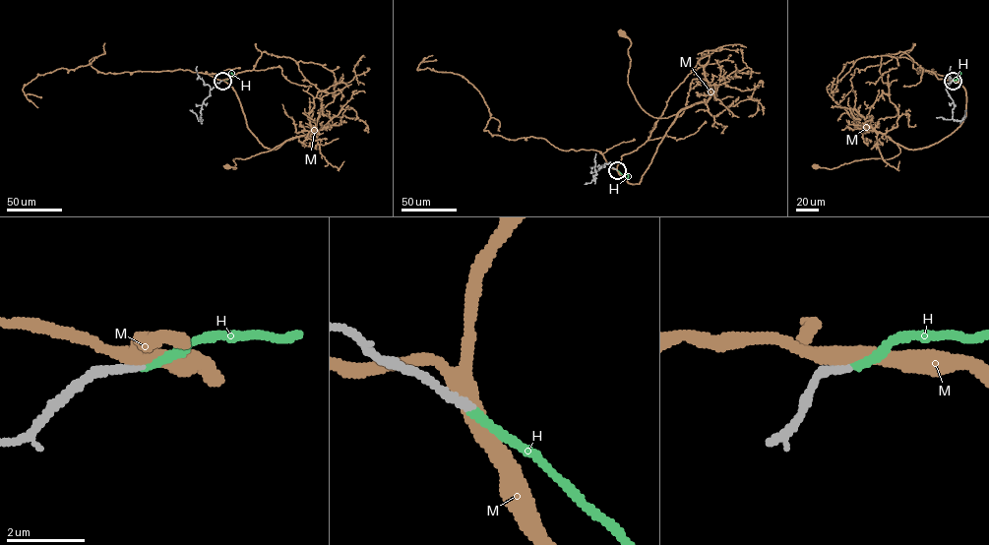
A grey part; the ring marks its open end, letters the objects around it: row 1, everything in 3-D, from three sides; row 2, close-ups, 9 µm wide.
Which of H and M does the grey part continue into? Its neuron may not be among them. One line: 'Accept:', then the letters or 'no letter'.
Accept: H

